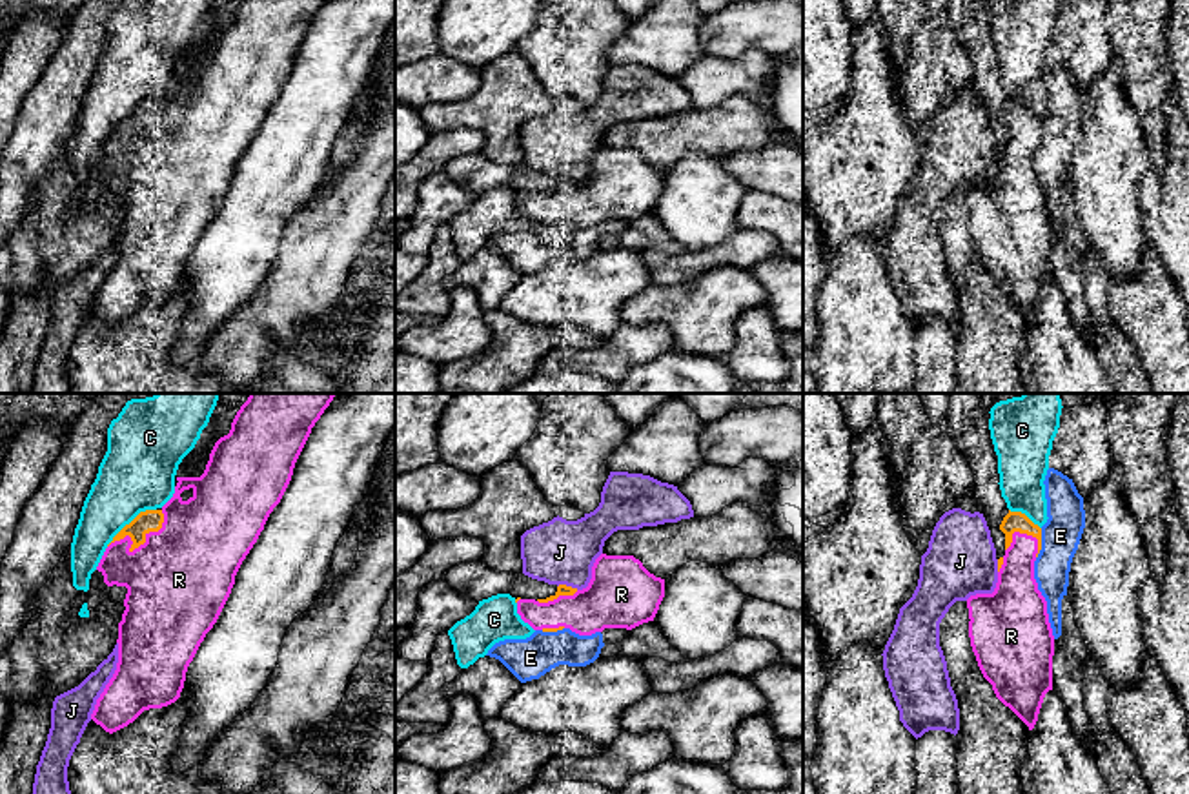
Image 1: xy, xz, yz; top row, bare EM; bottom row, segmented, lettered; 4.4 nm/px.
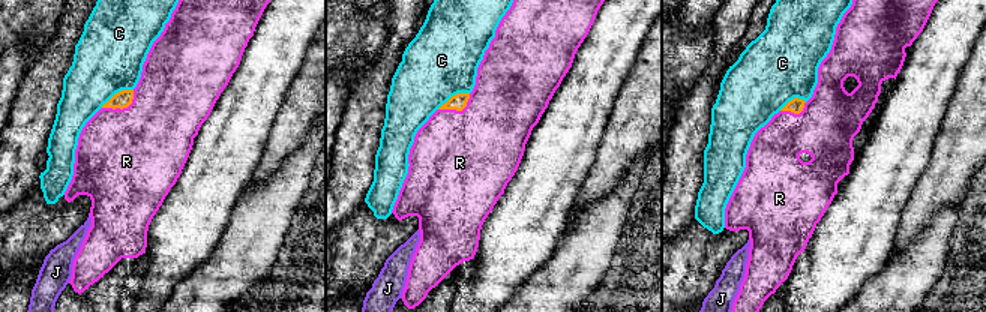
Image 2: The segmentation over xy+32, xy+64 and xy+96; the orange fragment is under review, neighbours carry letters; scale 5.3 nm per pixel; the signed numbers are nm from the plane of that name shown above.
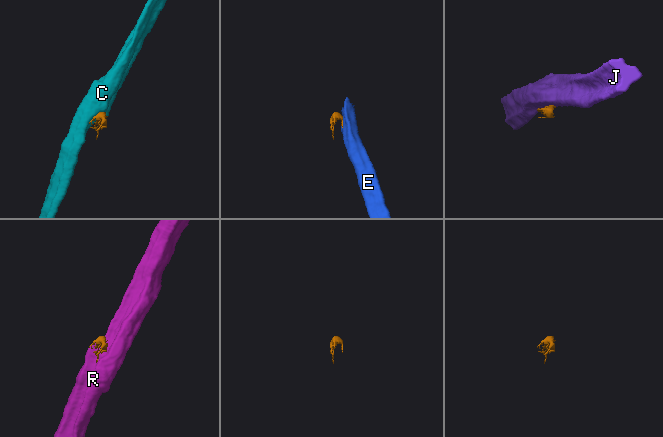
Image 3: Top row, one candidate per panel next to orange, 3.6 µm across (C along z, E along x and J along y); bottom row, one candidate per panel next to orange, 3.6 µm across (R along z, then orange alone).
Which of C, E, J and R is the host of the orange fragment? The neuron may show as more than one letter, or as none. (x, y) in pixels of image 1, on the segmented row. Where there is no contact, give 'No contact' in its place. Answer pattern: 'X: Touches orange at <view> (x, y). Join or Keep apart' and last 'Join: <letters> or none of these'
C: Touches orange at xy (132, 521). Keep apart
E: Touches orange at yz (1040, 543). Keep apart
J: Touches orange at xz (569, 587). Keep apart
R: Touches orange at xy (141, 543). Join
Join: R

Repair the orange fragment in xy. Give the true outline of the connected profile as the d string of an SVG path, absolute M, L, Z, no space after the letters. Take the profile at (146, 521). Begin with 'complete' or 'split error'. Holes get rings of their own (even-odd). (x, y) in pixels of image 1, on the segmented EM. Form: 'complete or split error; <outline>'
split error; M249 393L237 412L231 430L220 437L200 477L177 477L173 497L160 510L140 512L106 548L97 570L107 586L126 586L124 614L118 623L118 663L97 699L91 719L113 734L133 723L144 710L175 703L184 688L186 672L206 634L217 623L235 585L235 575L257 543L264 524L280 503L295 463L337 393Z

